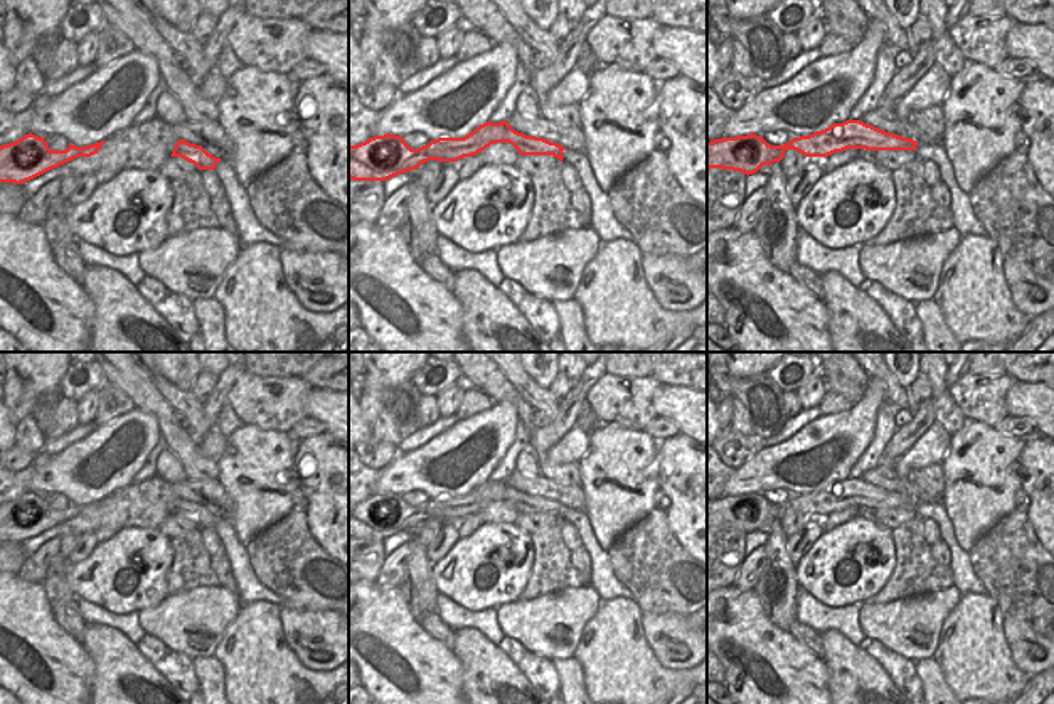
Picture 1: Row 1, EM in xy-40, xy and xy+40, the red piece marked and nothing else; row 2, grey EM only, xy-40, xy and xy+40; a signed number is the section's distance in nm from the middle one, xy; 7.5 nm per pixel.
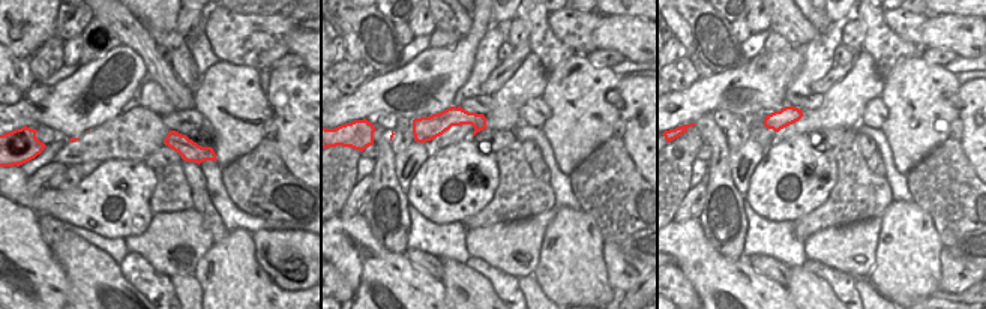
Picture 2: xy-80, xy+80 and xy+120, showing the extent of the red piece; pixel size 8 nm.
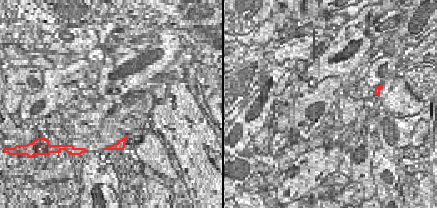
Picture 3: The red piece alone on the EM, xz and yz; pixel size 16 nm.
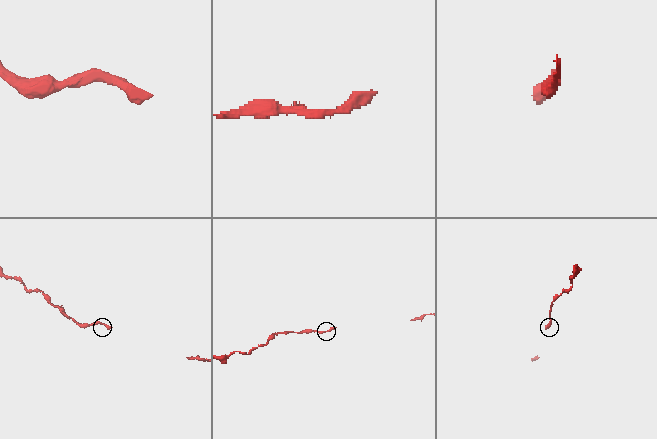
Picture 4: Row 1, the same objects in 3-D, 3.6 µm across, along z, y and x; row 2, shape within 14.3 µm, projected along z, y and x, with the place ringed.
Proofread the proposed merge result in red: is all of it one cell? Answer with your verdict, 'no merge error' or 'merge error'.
no merge error

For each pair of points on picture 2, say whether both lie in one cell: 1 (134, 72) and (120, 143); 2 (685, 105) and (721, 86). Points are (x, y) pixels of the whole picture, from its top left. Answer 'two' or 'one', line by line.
1: two
2: one

